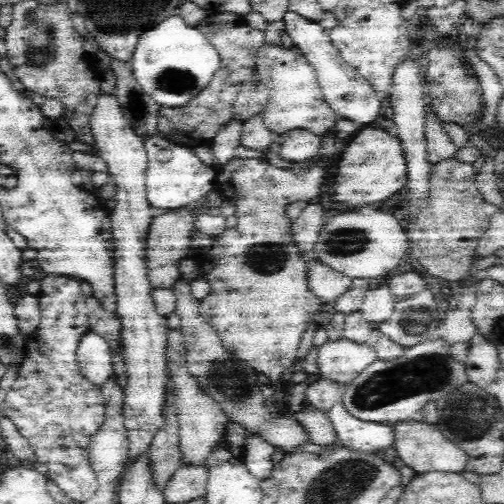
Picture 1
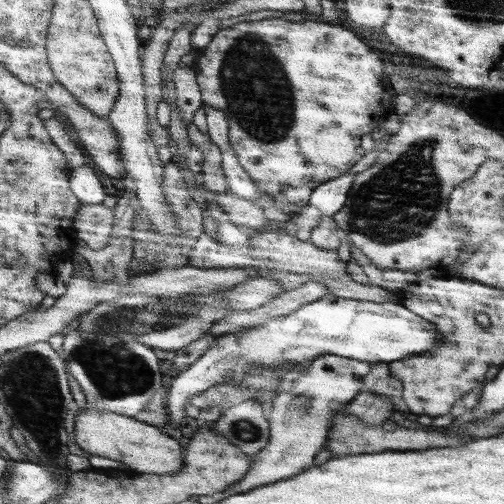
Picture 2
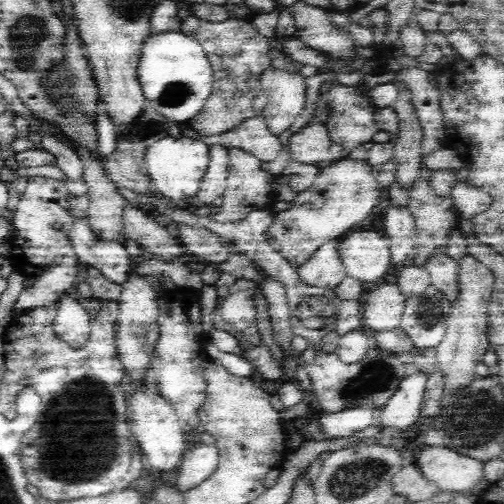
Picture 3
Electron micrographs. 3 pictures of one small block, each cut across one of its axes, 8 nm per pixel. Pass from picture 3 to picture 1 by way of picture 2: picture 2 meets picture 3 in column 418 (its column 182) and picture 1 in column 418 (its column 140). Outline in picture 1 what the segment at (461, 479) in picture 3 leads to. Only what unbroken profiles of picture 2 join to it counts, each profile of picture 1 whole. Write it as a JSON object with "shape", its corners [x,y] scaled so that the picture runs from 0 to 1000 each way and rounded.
{"shape":[[[810,833],[810,837],[782,837],[778,849],[782,849],[782,889],[790,893],[790,917],[806,921],[825,940],[845,940],[845,937],[917,940],[925,937],[925,925],[933,913],[925,905],[925,893],[909,885],[909,877],[893,877],[893,869],[885,869],[885,861],[877,861],[877,853],[869,853],[865,845]]]}

